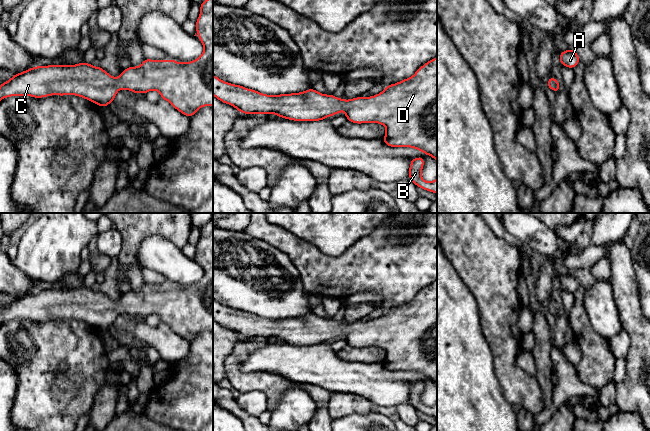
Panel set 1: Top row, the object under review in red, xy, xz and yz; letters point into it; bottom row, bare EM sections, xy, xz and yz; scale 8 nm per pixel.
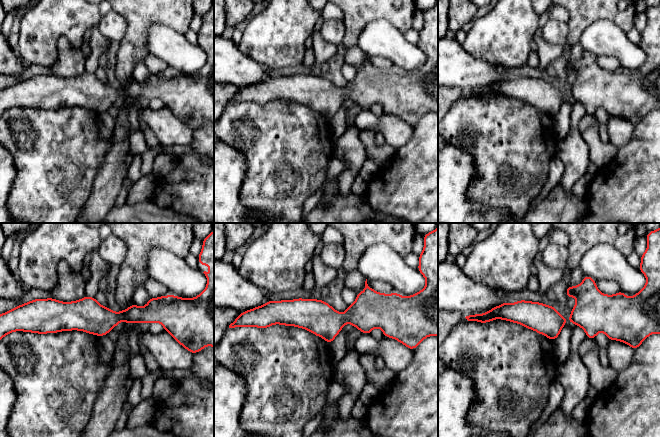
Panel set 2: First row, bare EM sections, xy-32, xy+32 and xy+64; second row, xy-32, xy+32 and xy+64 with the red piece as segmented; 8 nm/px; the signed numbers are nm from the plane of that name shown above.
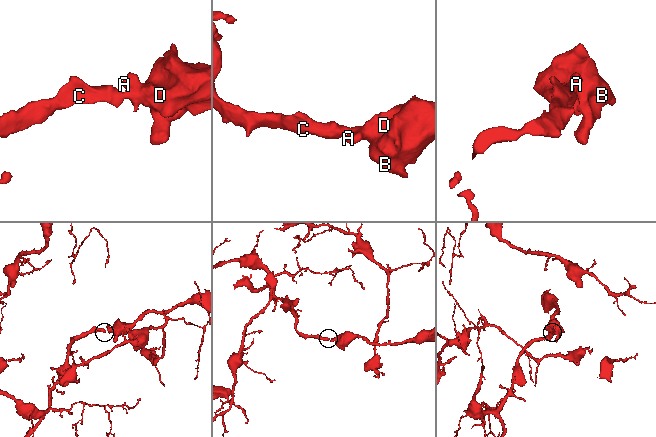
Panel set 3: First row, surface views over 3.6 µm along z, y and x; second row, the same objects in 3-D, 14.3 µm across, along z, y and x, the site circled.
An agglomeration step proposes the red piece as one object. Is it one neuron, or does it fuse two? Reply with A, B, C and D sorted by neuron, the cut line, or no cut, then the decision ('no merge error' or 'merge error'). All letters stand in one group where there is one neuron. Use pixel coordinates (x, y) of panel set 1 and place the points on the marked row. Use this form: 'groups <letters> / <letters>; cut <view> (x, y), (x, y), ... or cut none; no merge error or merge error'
groups A B C D; cut none; no merge error

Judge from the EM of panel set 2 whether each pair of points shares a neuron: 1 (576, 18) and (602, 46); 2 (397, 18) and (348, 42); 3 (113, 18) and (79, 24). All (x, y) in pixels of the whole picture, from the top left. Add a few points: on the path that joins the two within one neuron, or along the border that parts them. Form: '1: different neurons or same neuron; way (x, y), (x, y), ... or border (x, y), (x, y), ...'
1: different neurons; border (608, 19), (592, 22), (578, 42)
2: same neuron; way (383, 13), (369, 13), (354, 28)
3: different neurons; border (102, 17), (96, 24)

